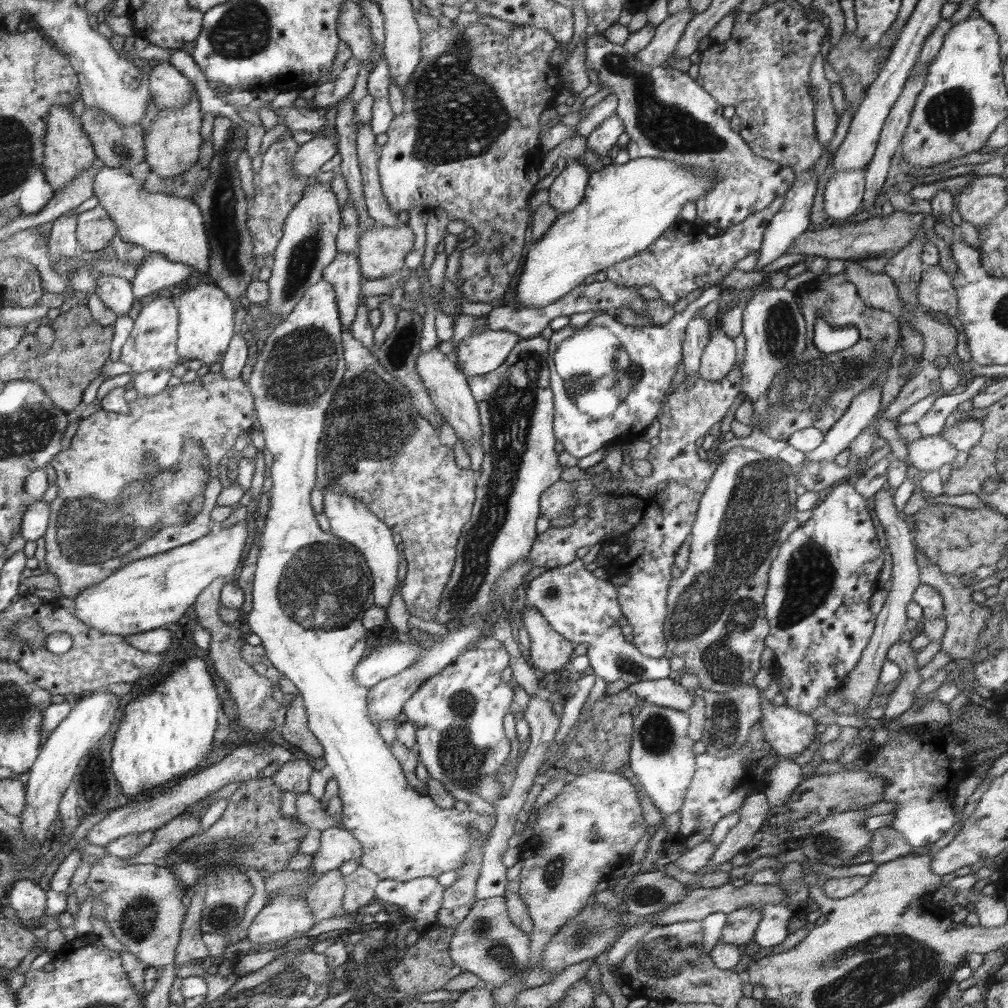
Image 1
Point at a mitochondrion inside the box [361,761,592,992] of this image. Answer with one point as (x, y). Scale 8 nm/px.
(497, 947)

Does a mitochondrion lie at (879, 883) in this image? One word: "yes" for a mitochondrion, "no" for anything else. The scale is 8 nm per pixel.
no

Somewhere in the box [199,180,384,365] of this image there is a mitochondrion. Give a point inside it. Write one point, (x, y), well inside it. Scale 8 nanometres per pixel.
(301, 262)

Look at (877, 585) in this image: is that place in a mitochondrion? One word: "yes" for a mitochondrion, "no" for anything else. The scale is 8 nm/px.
no

